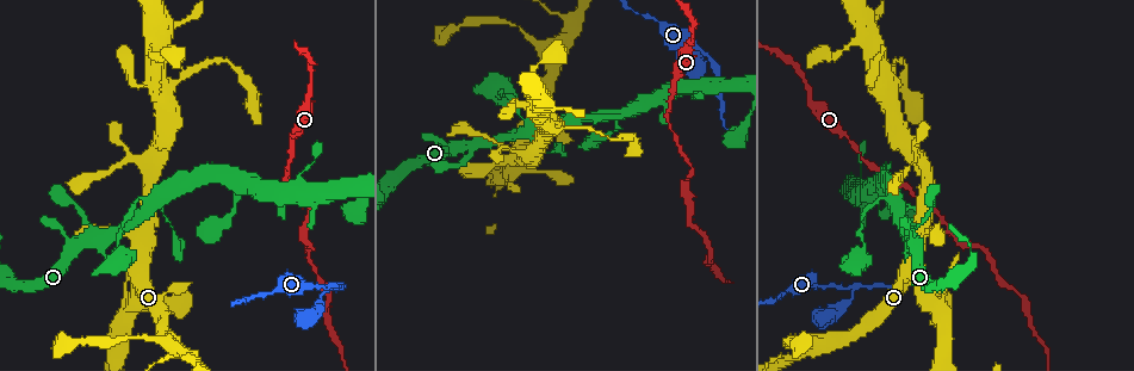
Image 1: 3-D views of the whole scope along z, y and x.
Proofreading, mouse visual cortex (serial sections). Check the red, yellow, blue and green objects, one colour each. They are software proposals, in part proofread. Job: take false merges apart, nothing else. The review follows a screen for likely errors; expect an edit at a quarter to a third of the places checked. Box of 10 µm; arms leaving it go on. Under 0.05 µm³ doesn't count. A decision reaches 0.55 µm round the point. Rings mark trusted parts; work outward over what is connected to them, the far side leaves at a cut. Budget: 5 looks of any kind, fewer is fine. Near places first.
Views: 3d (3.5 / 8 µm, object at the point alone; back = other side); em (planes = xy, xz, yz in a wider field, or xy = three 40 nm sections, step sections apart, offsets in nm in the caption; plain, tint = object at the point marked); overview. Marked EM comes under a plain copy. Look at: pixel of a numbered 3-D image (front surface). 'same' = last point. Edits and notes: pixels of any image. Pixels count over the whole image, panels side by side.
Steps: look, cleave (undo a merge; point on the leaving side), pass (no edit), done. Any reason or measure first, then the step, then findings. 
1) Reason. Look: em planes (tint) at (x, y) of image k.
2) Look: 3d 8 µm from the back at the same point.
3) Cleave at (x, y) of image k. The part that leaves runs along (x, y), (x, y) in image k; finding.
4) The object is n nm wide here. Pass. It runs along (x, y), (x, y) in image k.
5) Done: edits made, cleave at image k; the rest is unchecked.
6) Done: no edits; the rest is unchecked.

Three arms meet. Look: 3d 3.5 µm at (234, 178) of image 1.

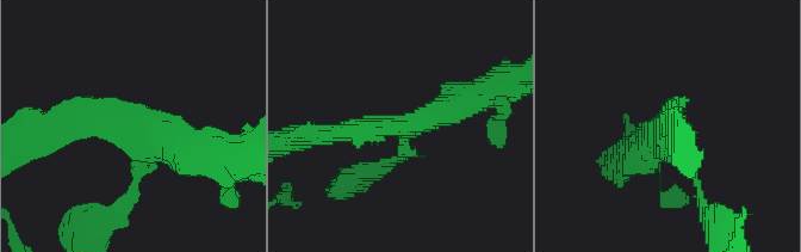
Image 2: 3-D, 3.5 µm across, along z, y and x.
3 arms meet here; the arms are 100, 300, 450 nm wide; now the EM. Look: em xy step 1 (tint) at (408, 123) of image 2.

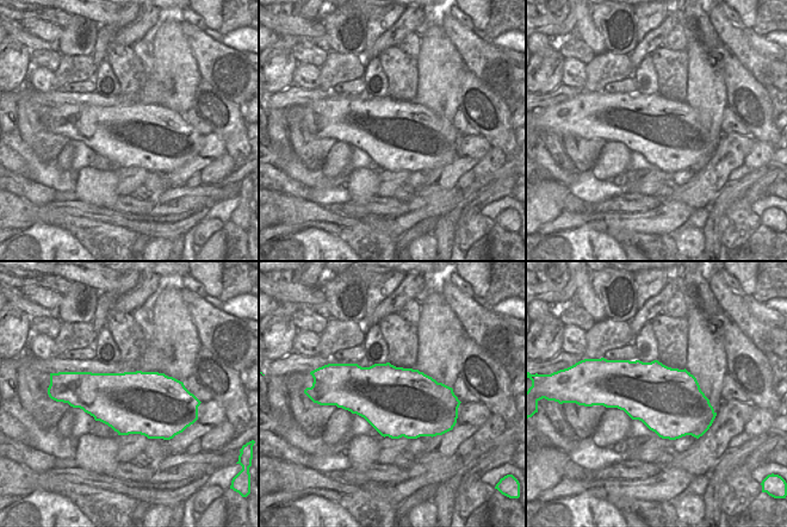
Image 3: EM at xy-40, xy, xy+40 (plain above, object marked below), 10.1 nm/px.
Pass. It runs along (328, 135), (409, 126), (471, 98) in image 2; one cell here.

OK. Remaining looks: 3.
Abrupt turn. Look: 3d 3.5 µm at (854, 288) of image 1.

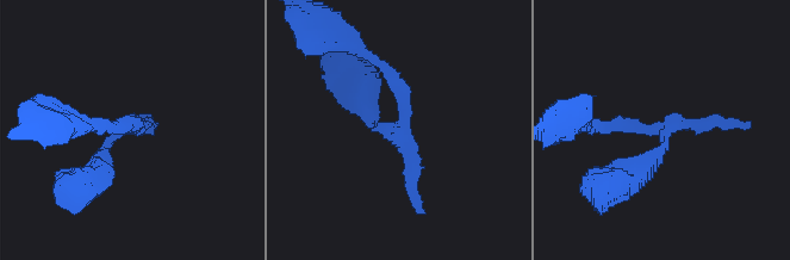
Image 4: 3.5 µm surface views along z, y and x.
Need the tissue. Look: em xy step 2 (tint) at (402, 126) of image 4.

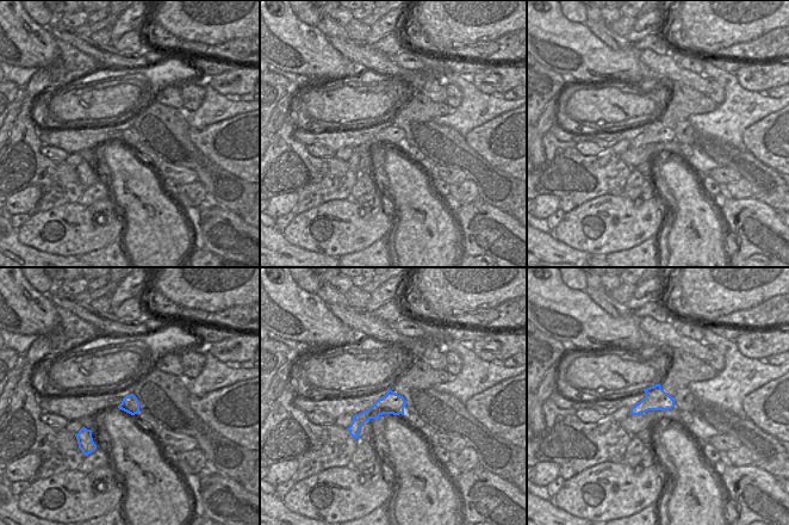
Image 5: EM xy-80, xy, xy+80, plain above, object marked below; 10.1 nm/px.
The object is 220 nm wide here. Pass. It runs along (401, 400), (368, 413), (352, 431) in image 5; continuous, no second cell.

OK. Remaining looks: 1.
Done: no edits; the rest is unchecked.

